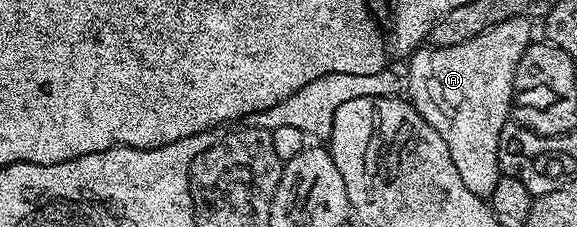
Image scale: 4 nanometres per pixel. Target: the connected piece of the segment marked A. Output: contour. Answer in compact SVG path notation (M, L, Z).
M526 16L509 18L509 22L487 28L469 38L469 42L461 42L457 46L420 46L411 53L405 64L405 92L408 92L409 103L419 111L425 122L429 122L429 126L433 126L433 130L437 130L437 134L441 134L445 146L449 146L449 158L453 158L453 166L457 166L461 182L465 182L465 187L473 190L473 194L484 198L491 197L493 186L497 186L501 175L497 162L497 138L501 138L501 130L509 123L517 62L521 62L527 48L533 43L531 28L532 21Z

